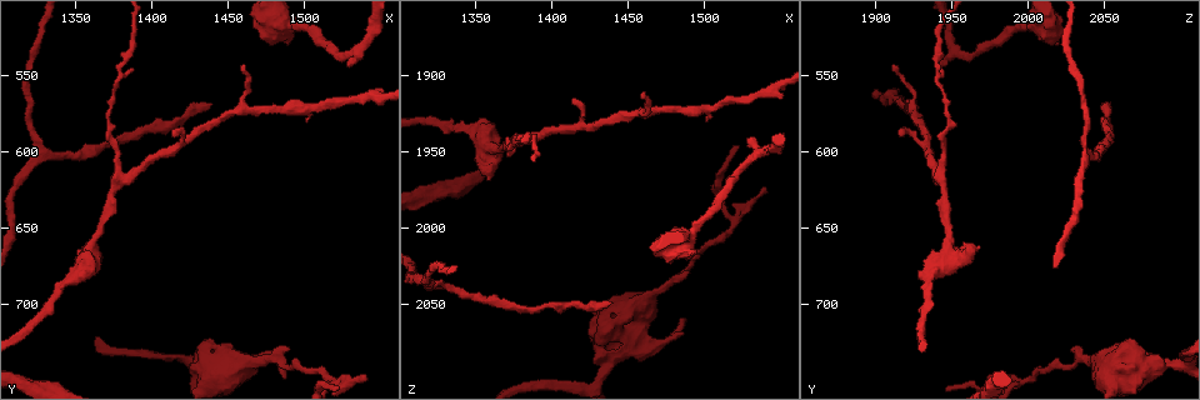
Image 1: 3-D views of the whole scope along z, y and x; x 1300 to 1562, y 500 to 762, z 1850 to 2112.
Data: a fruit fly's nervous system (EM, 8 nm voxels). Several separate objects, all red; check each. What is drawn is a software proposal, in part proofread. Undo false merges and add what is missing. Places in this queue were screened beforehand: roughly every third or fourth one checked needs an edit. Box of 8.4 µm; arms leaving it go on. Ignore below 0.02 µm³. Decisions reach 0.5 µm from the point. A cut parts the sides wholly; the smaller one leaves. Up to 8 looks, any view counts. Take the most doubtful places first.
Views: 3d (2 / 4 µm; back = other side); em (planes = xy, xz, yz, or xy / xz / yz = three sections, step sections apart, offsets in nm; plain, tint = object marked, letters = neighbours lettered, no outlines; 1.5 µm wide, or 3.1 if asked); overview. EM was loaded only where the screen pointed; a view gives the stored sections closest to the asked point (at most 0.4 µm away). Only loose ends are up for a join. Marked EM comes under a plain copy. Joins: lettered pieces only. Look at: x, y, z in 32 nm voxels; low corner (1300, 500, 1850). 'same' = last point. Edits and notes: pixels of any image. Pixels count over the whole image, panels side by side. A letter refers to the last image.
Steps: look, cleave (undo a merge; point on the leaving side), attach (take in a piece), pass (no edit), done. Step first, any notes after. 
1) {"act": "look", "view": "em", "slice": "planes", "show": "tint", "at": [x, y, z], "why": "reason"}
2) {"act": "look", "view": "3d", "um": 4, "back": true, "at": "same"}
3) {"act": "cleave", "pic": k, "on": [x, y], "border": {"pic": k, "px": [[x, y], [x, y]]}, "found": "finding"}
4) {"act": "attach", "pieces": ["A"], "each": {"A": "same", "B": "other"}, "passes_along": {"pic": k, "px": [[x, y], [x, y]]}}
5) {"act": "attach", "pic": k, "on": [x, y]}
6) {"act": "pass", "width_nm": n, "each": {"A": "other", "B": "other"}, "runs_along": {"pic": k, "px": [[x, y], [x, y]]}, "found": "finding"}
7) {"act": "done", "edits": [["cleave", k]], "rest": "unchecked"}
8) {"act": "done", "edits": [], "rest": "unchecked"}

{"act": "look", "view": "3d", "um": 2, "back": true, "at": [1440, 568, 2048], "why": "thin end"}

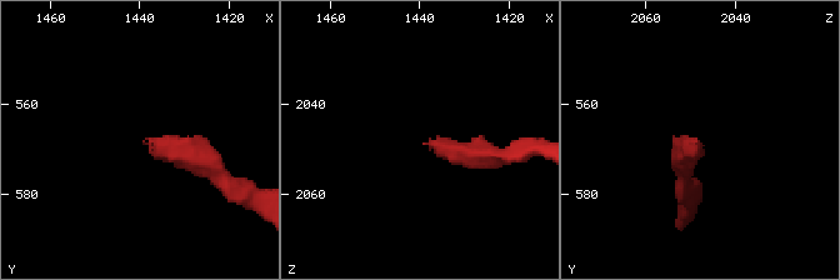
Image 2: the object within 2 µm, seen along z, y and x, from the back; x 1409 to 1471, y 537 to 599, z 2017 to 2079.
{"act": "look", "view": "em", "slice": "planes", "show": "letters", "at": [1439, 568, 2049]}

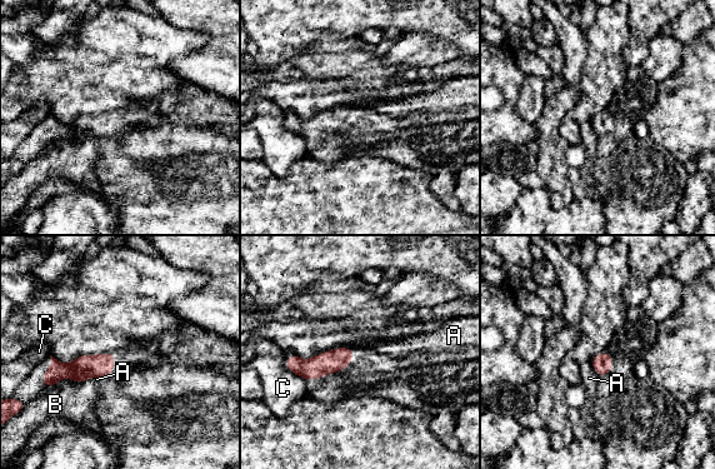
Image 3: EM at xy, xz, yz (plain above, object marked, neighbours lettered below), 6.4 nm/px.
{"act": "pass", "longest_contact_nm": ["C", 200], "each": {"A": "other", "B": "other", "C": "other"}, "border": {"pic": 3, "px": [[590, 360], [599, 375]]}, "found": "none of them fits"}

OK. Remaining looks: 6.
{"act": "look", "view": "3d", "um": 4, "at": [1460, 544, 1910], "why": "thin end"}

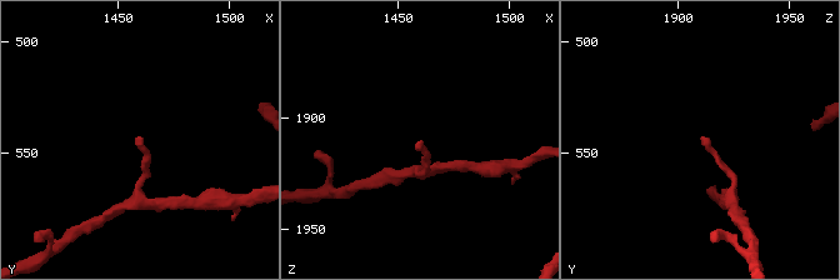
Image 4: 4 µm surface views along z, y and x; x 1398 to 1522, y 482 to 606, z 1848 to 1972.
{"act": "look", "view": "em", "slice": "planes", "show": "letters", "at": [1460, 542, 1910], "why": "shape alone is not enough"}

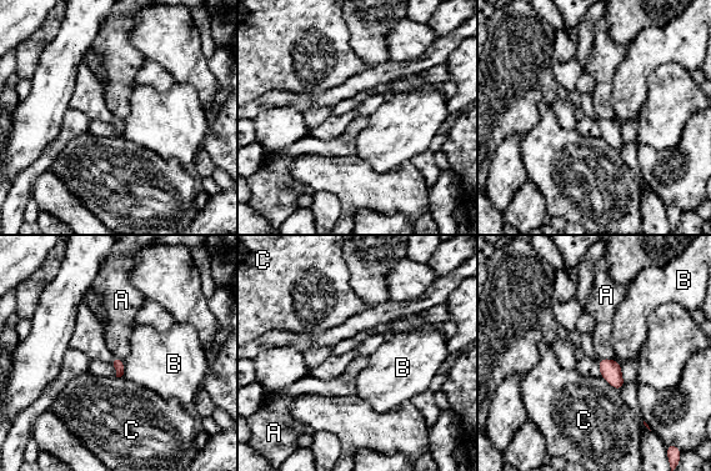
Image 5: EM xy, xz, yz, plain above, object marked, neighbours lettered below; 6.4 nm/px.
{"act": "pass", "each": {"A": "other", "B": "other", "C": "other"}, "border": {"pic": 5, "px": [[600, 357], [612, 359]]}, "found": "none of them fits"}

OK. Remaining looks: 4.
{"act": "look", "view": "em", "slice": "yz", "step": 8, "show": "letters", "at": [1530, 546, 1940], "why": "tapers out"}

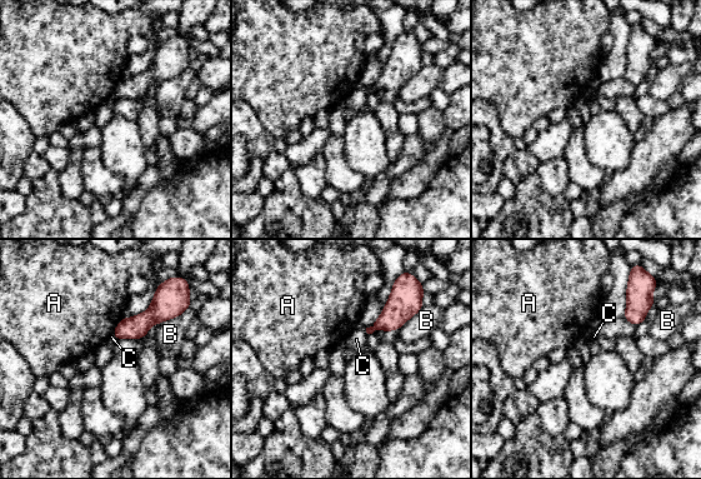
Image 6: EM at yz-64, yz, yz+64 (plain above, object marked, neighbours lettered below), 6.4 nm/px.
{"act": "look", "view": "em", "slice": "planes", "show": "letters", "at": "same"}

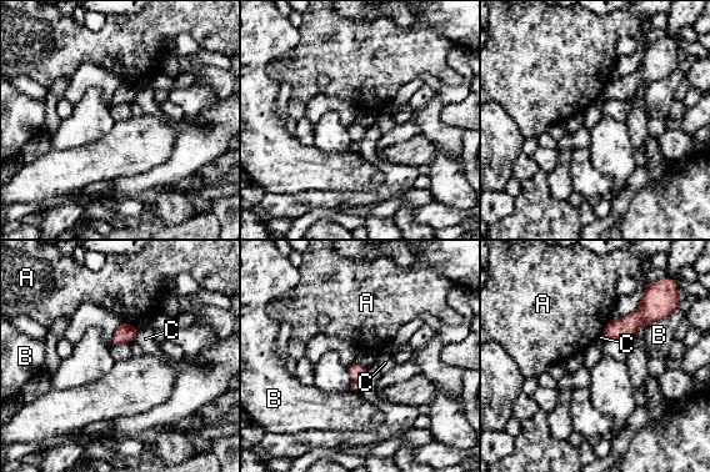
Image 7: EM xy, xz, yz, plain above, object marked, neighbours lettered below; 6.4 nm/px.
{"act": "pass", "width_nm": 100, "each": {"A": "other", "B": "other", "C": "other"}, "runs_along": {"pic": 7, "px": [[659, 316], [640, 316], [604, 335]]}, "found": "no lettered piece goes on from it"}

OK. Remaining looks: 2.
{"act": "done", "edits": [], "rest": "unchecked"}

